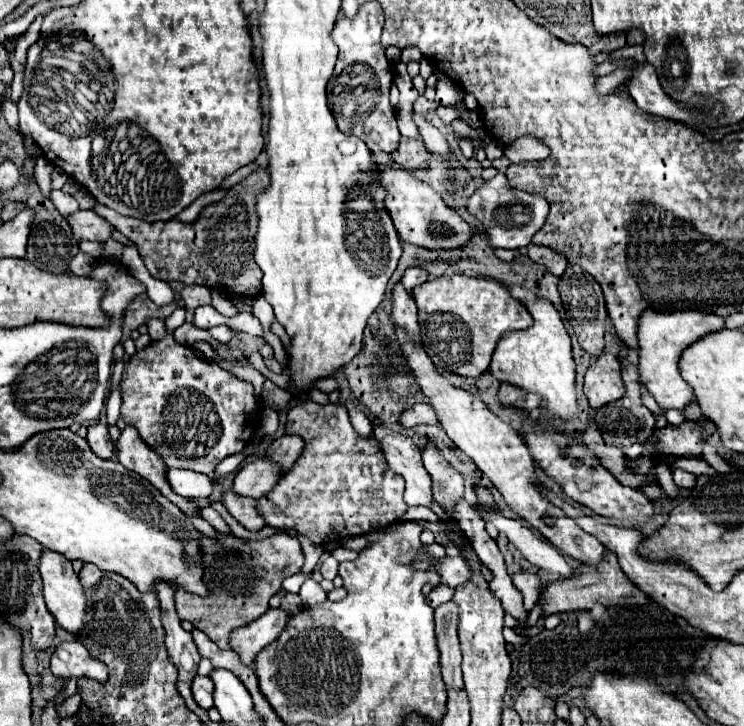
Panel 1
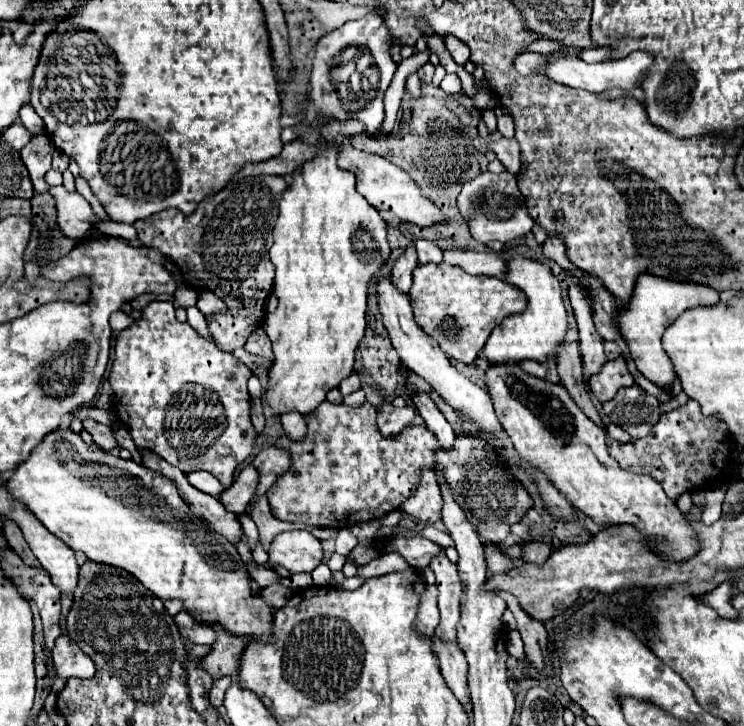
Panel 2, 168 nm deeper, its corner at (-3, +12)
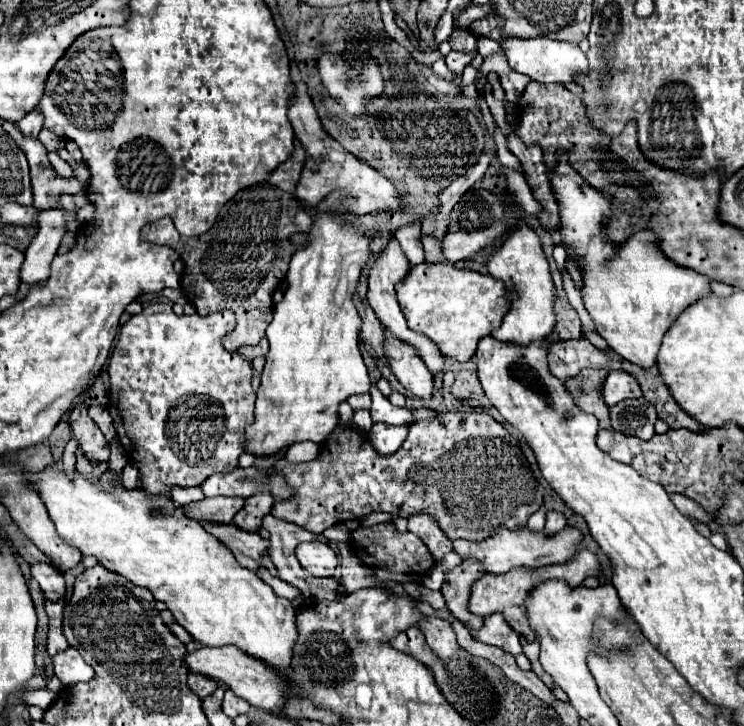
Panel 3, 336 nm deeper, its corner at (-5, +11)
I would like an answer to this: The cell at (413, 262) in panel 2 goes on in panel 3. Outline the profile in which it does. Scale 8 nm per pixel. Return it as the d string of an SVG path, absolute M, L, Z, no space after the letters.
M418 221L412 223L412 225L400 227L394 233L394 237L400 243L410 265L418 265L418 263L424 261L424 249L422 249L422 241L420 241L420 223Z

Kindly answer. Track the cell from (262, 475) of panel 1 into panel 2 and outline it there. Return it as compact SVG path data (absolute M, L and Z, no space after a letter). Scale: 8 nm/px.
M250 464L248 468L244 468L238 474L238 478L232 482L232 486L220 494L218 500L228 508L228 512L244 514L248 502L252 500L252 496L256 492L256 486L258 486L258 472Z

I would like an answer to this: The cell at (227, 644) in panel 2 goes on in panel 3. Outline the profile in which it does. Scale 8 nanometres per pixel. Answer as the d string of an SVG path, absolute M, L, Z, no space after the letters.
M190 673L190 675L188 675L188 685L190 685L190 689L192 689L200 699L204 699L204 697L208 697L210 693L214 693L214 689L218 687L218 681L216 681L216 679L210 679L210 677L206 677L206 675L200 675L200 673Z

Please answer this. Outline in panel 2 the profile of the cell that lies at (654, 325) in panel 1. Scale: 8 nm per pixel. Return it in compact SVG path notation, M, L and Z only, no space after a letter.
M640 276L636 280L636 292L632 292L632 300L628 304L618 306L616 328L624 342L630 348L630 356L636 368L656 386L670 386L676 382L672 360L666 356L662 348L664 330L688 308L702 304L716 304L718 292L704 284L688 284L676 280L660 280L658 276Z

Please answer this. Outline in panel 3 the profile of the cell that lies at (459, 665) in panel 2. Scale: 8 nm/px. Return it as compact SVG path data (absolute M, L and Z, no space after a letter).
M424 617L420 621L420 629L426 637L426 643L434 651L436 657L440 657L444 663L450 661L452 657L460 657L462 649L456 641L456 633L452 631L448 621L436 619L436 617Z

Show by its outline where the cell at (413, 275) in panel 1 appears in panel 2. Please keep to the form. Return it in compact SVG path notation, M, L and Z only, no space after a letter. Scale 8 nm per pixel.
M424 238L416 240L416 252L418 252L418 262L420 262L420 264L440 262L438 258L442 258L442 250L440 250L434 242L428 242L428 240L424 240Z

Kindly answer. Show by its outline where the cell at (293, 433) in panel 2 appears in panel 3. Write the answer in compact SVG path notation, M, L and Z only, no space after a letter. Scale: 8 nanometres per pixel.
M304 441L304 443L292 443L286 451L286 459L292 463L302 463L302 461L312 461L320 453L320 445Z

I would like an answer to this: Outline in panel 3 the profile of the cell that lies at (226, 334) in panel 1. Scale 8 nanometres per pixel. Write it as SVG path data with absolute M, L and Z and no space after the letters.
M258 183L258 185L238 191L236 197L232 197L220 209L216 223L204 235L184 237L176 231L172 217L162 217L156 223L142 227L140 239L158 243L158 245L168 245L176 253L180 253L180 257L184 261L180 289L182 289L184 297L188 297L188 301L196 307L198 315L212 315L214 311L224 311L224 309L228 309L236 315L236 327L232 333L228 333L224 337L224 349L238 351L238 347L256 345L264 337L264 331L266 331L268 323L272 321L272 307L274 307L272 295L274 295L276 287L280 285L280 281L284 279L288 261L290 261L290 253L294 251L294 247L290 247L290 241L288 241L290 233L302 233L306 229L310 229L310 215L298 203L298 199L294 199L294 195L282 191L276 185Z

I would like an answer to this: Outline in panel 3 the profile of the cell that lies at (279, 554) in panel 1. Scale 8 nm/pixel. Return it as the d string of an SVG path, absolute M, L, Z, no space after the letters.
M324 541L300 543L296 547L296 557L298 557L300 565L314 577L332 577L336 565L338 565L336 553Z

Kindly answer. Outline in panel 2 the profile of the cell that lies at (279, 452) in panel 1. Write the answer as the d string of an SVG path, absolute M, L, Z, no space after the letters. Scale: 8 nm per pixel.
M270 446L270 448L264 448L254 458L252 464L254 464L254 468L260 474L256 496L262 496L276 482L276 478L286 472L286 468L290 464L290 454L288 454L288 450L280 450L276 446Z

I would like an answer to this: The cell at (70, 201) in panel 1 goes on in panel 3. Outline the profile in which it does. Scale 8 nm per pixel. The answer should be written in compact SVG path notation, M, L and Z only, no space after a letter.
M50 153L50 163L52 163L54 171L56 171L60 177L64 177L64 179L72 179L72 177L74 177L72 167L70 167L66 161L62 161L56 153Z

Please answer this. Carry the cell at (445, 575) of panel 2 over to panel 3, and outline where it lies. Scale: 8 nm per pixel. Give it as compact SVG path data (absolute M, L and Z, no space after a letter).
M426 513L412 515L408 519L408 531L416 533L426 543L426 547L430 549L436 561L442 561L452 551L452 541L444 535L434 515L426 515Z

